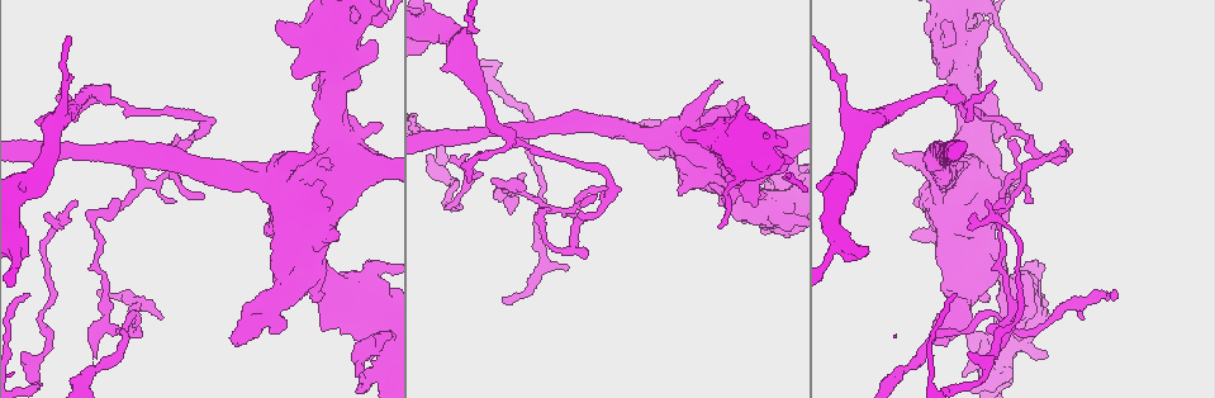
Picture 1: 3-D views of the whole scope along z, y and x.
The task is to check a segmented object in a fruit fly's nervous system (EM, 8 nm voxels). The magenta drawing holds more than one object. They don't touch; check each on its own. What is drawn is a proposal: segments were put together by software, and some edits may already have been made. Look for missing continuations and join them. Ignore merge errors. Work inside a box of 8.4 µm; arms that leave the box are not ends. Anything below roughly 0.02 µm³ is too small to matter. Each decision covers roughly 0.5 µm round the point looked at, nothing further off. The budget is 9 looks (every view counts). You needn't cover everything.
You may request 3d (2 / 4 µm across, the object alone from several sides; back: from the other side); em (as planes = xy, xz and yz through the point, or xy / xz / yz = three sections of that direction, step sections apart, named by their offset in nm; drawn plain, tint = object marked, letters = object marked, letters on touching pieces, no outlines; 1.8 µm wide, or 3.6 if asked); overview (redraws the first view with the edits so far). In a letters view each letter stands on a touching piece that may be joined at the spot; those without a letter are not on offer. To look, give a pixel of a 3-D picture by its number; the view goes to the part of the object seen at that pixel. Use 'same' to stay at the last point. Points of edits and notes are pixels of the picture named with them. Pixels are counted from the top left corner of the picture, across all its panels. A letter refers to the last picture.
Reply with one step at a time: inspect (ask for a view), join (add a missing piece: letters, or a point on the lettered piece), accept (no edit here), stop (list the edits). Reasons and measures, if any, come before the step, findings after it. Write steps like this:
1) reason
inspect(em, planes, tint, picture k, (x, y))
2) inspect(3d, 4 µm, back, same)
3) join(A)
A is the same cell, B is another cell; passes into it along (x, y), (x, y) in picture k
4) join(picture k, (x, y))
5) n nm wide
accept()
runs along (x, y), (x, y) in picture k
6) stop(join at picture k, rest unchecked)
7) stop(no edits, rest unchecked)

free end
inspect(em, planes, letters, picture 1, (996, 359))

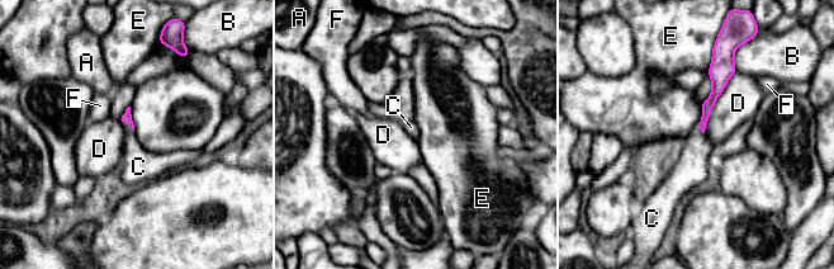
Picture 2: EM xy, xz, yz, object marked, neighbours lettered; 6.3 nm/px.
D touches over 440 nm
accept()
A, B, C, D, E and F are other cells; border along (123, 124), (129, 123), (133, 132) in picture 2; no lettered piece goes on from it

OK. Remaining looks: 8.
sharp bend
inspect(3d, 2 µm, picture 1, (998, 212))

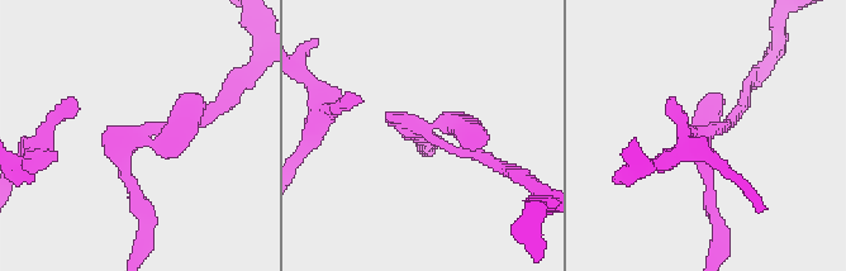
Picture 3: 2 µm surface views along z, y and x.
inspect(em, planes, letters, picture 3, (133, 147))

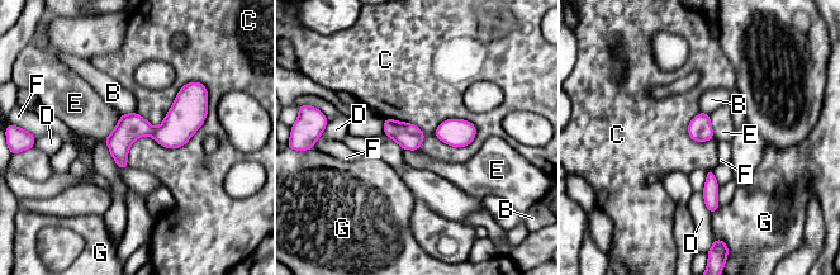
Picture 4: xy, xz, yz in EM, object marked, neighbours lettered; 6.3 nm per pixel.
160 nm wide
accept()
B, C, D, E, F and G are other cells; border along (203, 83), (128, 166) in picture 4; no lettered piece goes on from it

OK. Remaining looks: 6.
thick turns thin
inspect(em, 3.6 µm, planes, tint, picture 1, (964, 200))

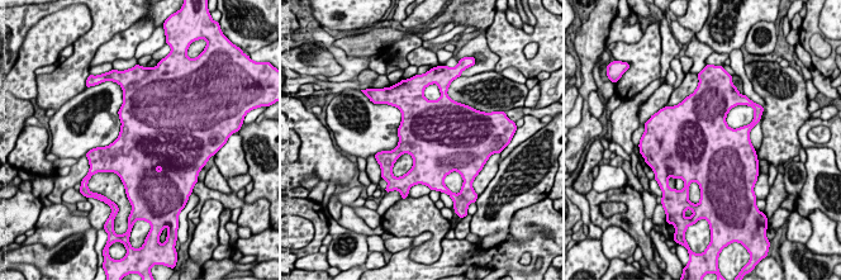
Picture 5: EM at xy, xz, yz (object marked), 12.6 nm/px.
what lies round it
inspect(em, 3.6 µm, planes, letters, same)

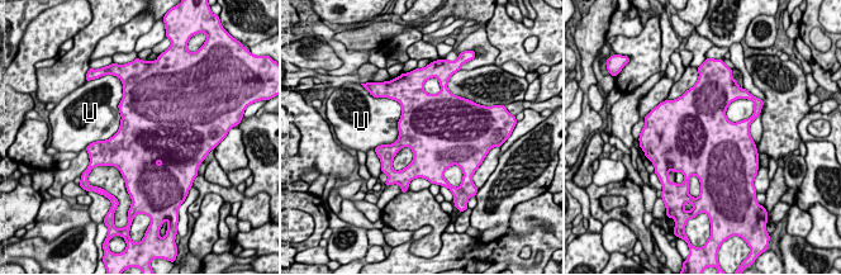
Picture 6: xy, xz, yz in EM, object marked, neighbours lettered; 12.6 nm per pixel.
accept()
U is another cell; border along (124, 93), (119, 128), (95, 142) in picture 6; none of them fits

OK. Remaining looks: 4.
sharp bend
inspect(3d, 4 µm, picture 1, (968, 38))

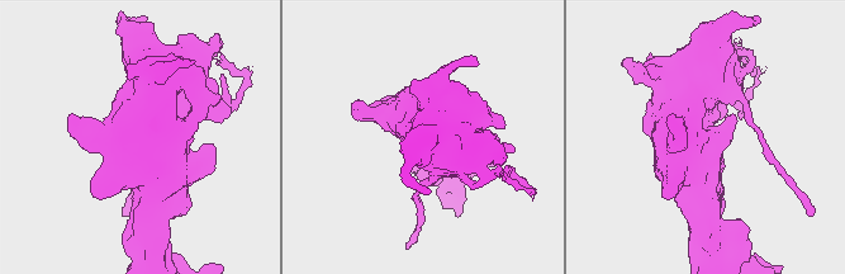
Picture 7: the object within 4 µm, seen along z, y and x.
inspect(em, planes, tint, picture 7, (705, 143))

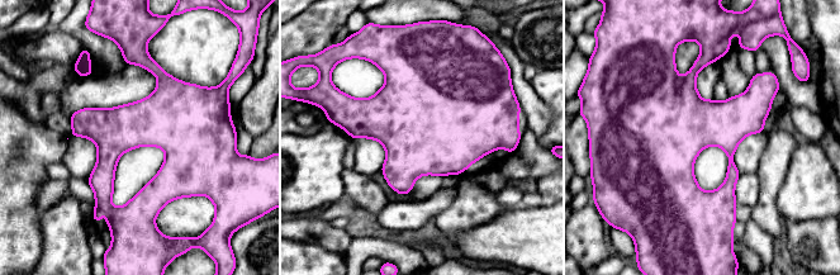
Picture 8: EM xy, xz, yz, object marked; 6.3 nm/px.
inspect(em, planes, letters, same)

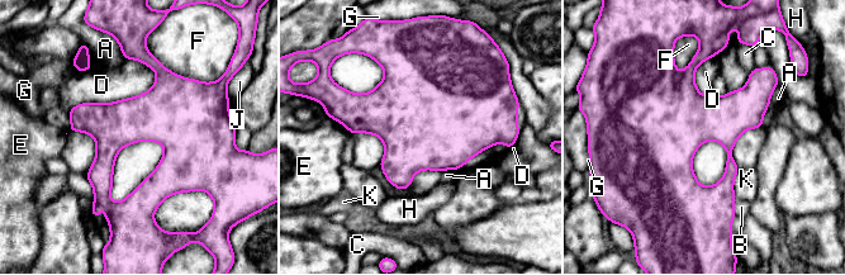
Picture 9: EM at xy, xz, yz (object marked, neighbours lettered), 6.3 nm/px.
accept()
A, B, C, D, E, F, G, H, J and K are other cells; border along (156, 71), (139, 94), (69, 112) in picture 9; no lettered piece goes on from it

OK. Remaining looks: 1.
stop(no edits, rest unchecked)

